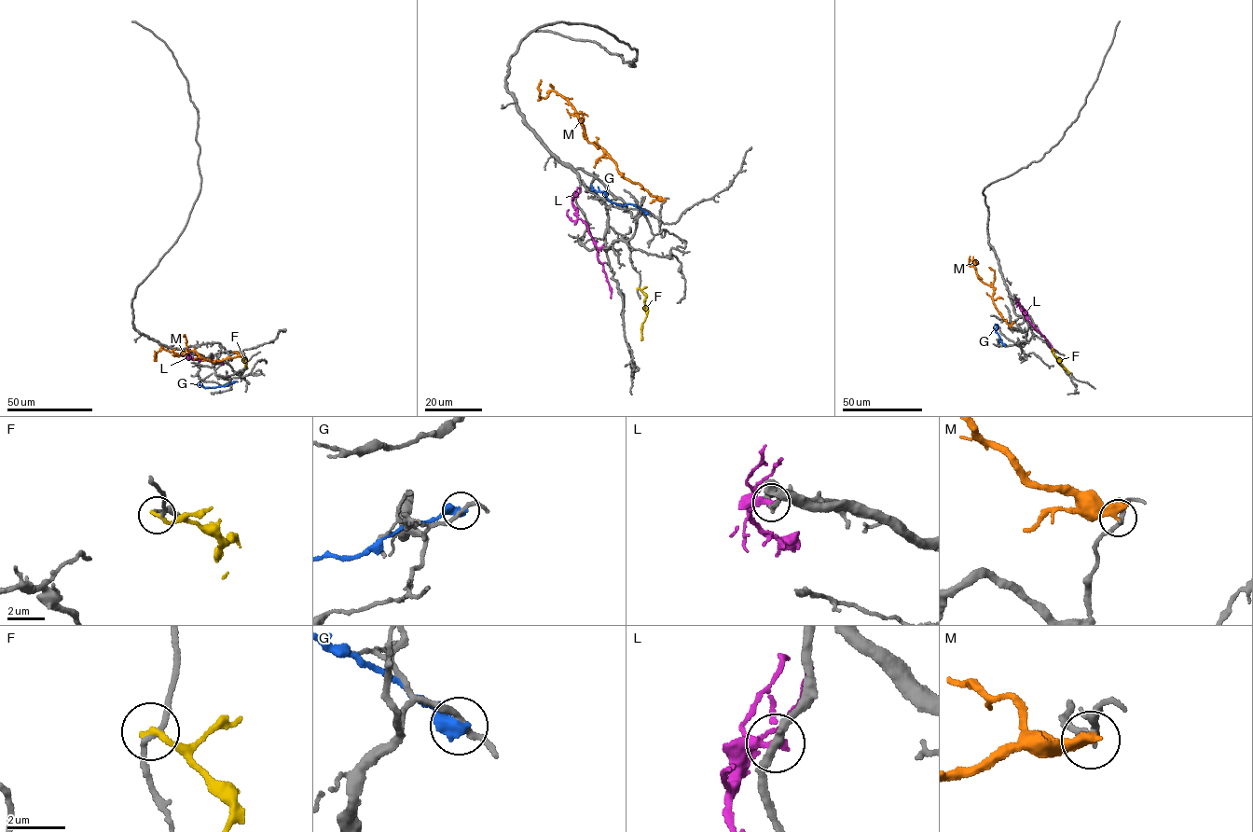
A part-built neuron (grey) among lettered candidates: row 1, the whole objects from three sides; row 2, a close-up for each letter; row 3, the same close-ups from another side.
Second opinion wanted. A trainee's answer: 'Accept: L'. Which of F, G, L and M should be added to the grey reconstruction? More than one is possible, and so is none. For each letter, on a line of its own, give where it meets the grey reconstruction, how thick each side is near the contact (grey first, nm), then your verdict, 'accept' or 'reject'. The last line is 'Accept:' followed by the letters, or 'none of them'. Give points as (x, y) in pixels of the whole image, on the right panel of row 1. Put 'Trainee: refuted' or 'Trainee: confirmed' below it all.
F: meets grey at (1053, 349); 170 nm thick on the grey side, 200 nm on the other; reject
G: meets grey at (1004, 344); 200 nm thick on the grey side, 550 nm on the other; reject
L: meets grey at (1017, 304); 280 nm thick on the grey side, 360 nm on the other; reject
M: meets grey at (1011, 327); 220 nm thick on the grey side, 440 nm on the other; reject
Accept: none of them
Trainee: refuted

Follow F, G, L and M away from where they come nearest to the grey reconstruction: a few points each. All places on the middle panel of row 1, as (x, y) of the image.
F: (638, 288), (645, 296), (646, 309), (640, 339)
G: (647, 214), (631, 204), (617, 205), (610, 201), (604, 192), (592, 189), (593, 187)
L: (576, 196), (571, 203), (575, 214), (586, 225), (598, 249), (597, 257), (602, 264), (611, 298)
M: (665, 201), (626, 180), (603, 148), (589, 143), (566, 99), (550, 90), (540, 98), (540, 80)

